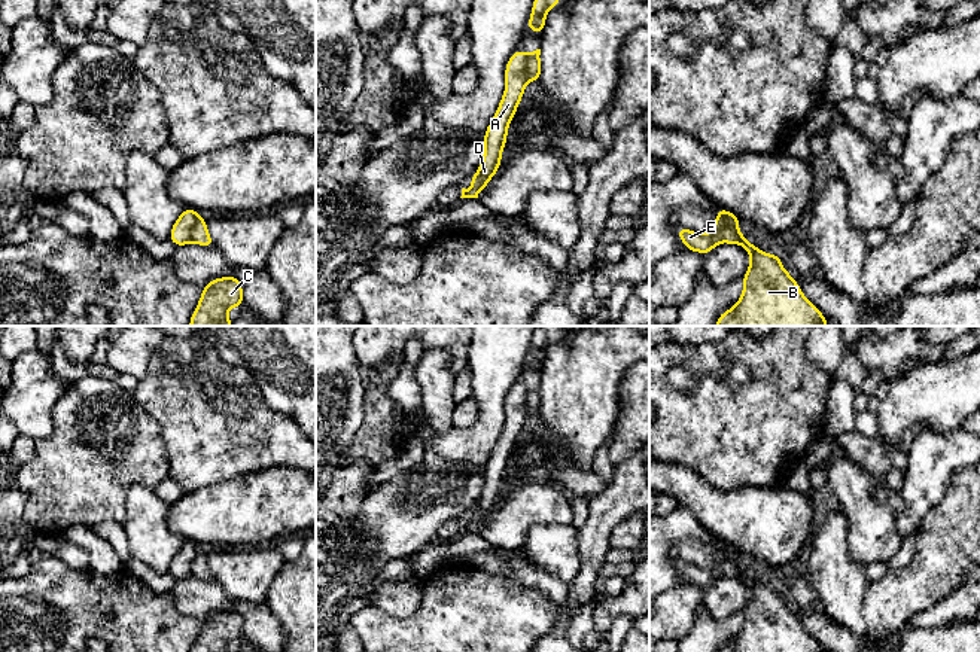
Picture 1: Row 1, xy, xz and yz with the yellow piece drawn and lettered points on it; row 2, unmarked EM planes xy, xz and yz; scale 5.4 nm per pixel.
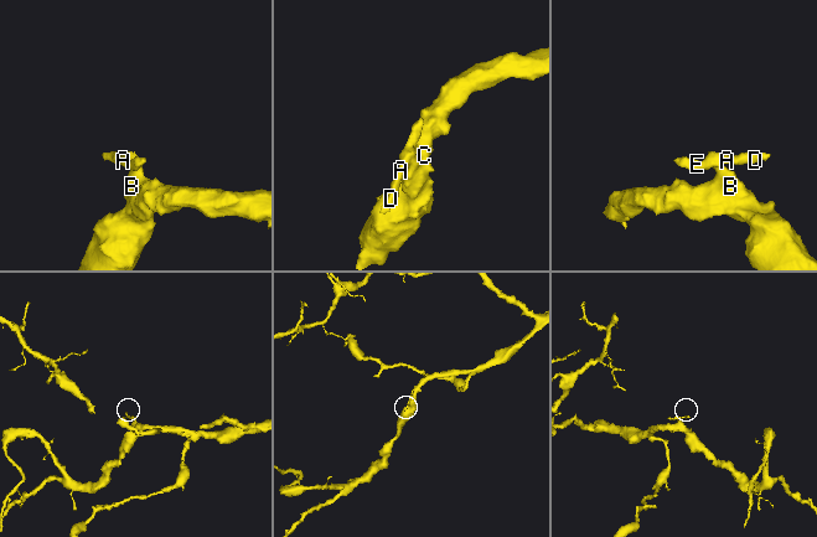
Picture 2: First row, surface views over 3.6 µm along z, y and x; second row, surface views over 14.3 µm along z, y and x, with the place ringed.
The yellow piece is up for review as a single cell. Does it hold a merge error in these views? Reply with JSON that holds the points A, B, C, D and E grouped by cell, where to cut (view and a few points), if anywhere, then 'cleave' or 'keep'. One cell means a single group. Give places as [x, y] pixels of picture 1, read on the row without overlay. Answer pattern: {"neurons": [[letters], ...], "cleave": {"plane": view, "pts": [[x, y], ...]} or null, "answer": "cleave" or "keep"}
{"neurons": [["A", "D", "E"], ["B", "C"]], "cleave": {"plane": "xy", "pts": [[198, 550], [191, 575]]}, "answer": "cleave"}

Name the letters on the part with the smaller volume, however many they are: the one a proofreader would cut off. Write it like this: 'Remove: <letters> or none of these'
Remove: A, D, E

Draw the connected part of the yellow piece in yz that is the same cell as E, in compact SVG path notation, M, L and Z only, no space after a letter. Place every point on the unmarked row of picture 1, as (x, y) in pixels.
M678 561L678 570L682 573L687 584L693 584L701 588L712 585L721 573L715 567L700 567L687 561Z

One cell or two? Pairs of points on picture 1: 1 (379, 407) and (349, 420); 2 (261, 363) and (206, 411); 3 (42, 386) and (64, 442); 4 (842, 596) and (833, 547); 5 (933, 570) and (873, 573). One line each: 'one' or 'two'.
1: two
2: two
3: two
4: one
5: two

